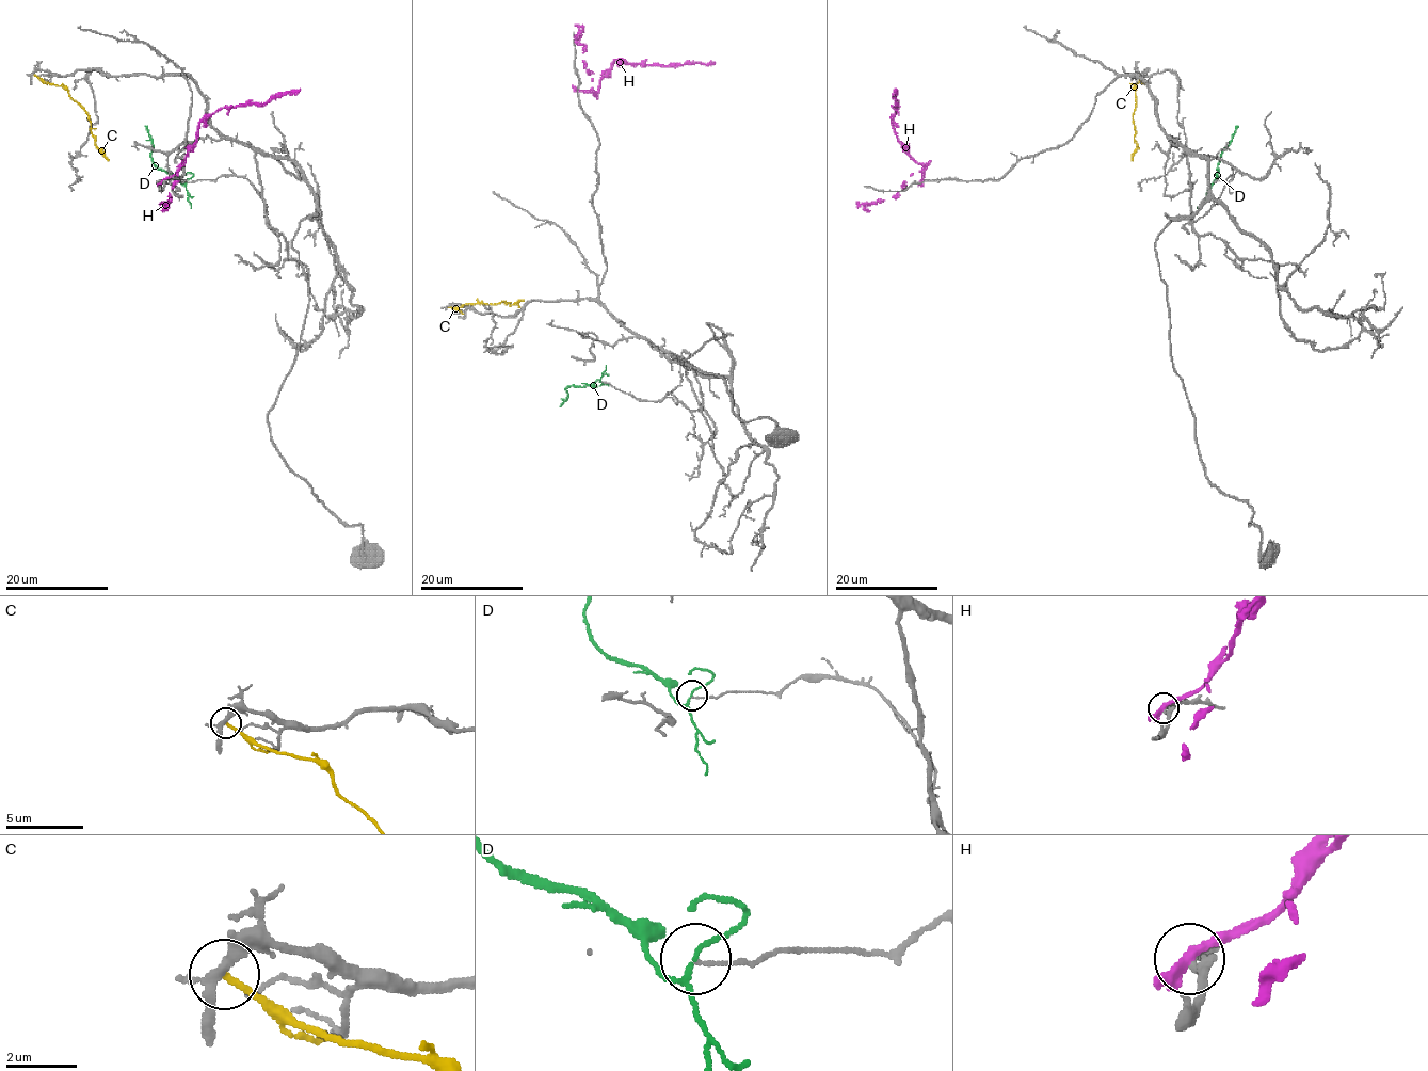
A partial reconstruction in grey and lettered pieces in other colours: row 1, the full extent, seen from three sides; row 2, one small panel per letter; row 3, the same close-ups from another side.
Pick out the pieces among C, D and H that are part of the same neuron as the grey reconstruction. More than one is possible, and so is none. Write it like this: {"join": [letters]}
{"join": []}

